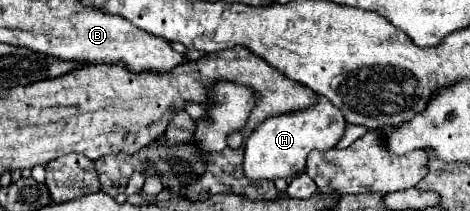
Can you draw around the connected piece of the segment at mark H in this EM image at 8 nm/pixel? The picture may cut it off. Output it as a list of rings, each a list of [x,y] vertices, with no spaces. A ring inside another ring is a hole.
[[[318,96],[316,104],[304,110],[278,114],[266,118],[246,140],[244,144],[244,174],[254,180],[290,180],[296,174],[302,174],[306,168],[306,156],[310,150],[328,150],[344,136],[346,120],[328,98]]]

